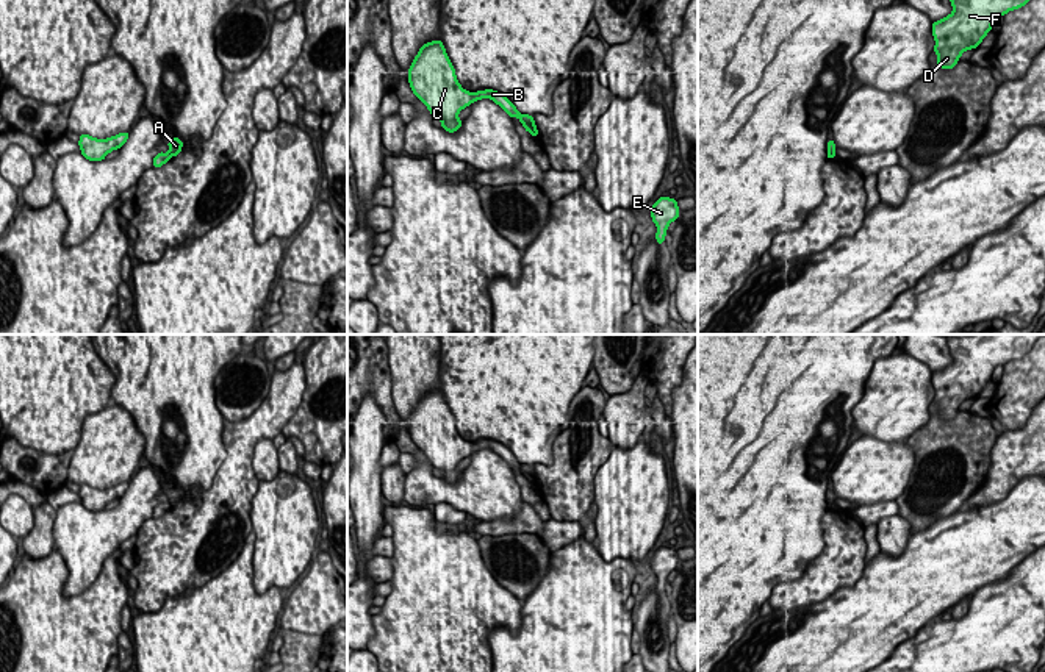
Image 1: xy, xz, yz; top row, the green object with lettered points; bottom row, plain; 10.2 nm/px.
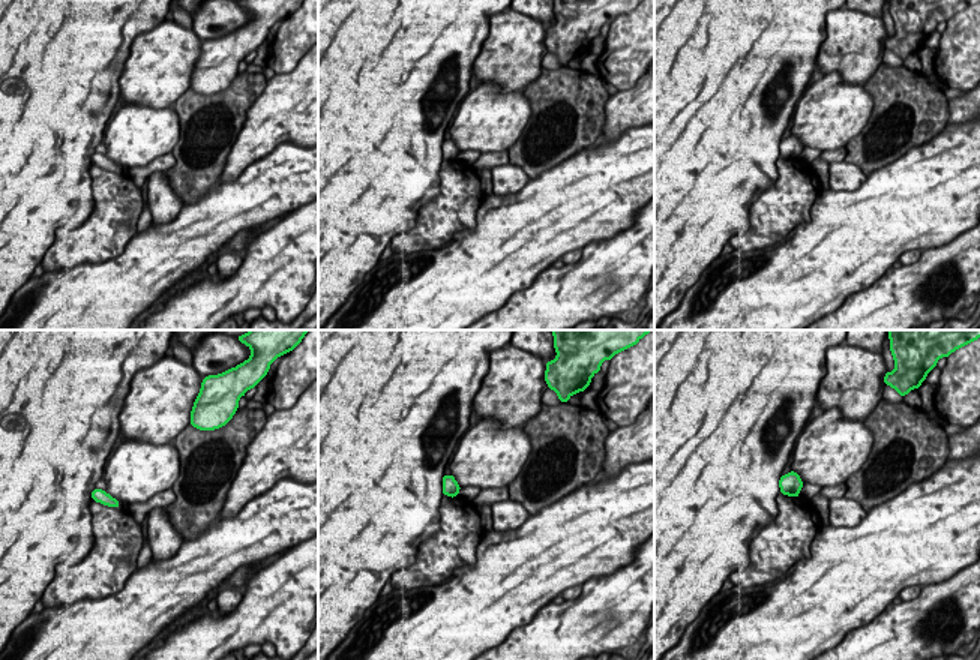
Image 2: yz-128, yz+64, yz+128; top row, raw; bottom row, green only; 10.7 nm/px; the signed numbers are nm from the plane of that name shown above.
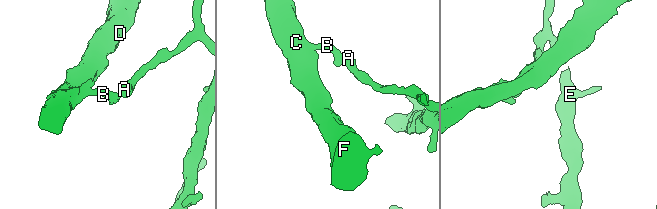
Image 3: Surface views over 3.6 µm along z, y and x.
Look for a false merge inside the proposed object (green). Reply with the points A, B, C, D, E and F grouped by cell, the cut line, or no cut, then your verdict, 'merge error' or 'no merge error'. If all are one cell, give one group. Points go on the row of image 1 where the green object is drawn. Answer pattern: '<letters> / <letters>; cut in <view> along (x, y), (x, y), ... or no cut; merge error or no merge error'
A E / B C D F; cut in yz along (828, 152), (833, 157); merge error

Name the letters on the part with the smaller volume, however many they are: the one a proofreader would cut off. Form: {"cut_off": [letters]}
{"cut_off": ["A", "E"]}

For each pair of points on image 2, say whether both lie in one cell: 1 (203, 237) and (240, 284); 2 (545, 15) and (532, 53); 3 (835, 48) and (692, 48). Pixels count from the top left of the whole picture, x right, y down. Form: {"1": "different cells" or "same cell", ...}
{"1": "different cells", "2": "different cells", "3": "different cells"}

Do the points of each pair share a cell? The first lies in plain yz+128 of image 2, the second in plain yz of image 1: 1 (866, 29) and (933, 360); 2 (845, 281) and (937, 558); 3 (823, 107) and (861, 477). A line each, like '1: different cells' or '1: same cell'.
1: different cells
2: same cell
3: same cell

